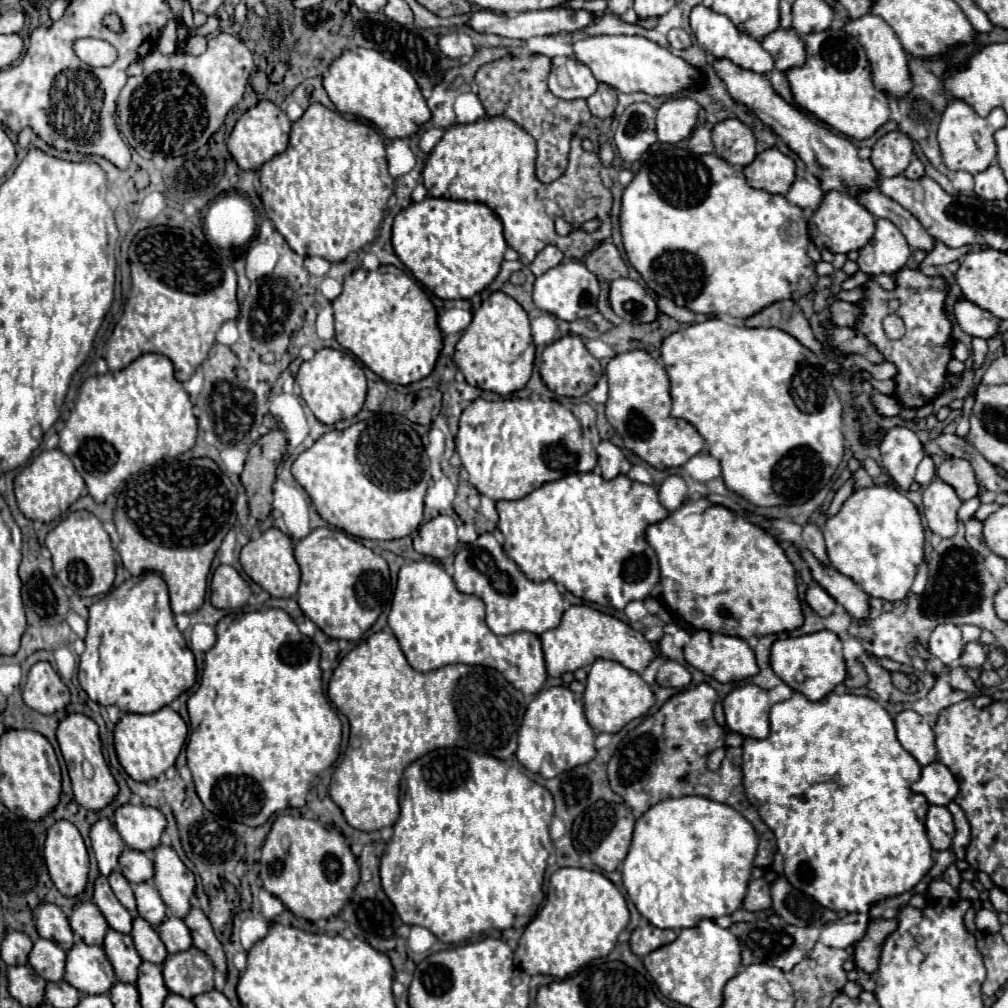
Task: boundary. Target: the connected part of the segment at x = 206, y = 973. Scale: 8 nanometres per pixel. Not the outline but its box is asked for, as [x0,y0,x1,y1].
[163,947,215,999]

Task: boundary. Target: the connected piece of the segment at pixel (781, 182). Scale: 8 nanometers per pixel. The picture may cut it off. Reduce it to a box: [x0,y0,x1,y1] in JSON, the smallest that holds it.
[743,147,795,195]

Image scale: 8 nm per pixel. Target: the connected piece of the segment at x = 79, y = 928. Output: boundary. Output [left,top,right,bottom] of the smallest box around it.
[69,903,107,947]

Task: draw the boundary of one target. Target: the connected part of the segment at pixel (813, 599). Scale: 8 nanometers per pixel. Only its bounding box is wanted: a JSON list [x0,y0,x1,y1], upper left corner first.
[807,583,837,617]

